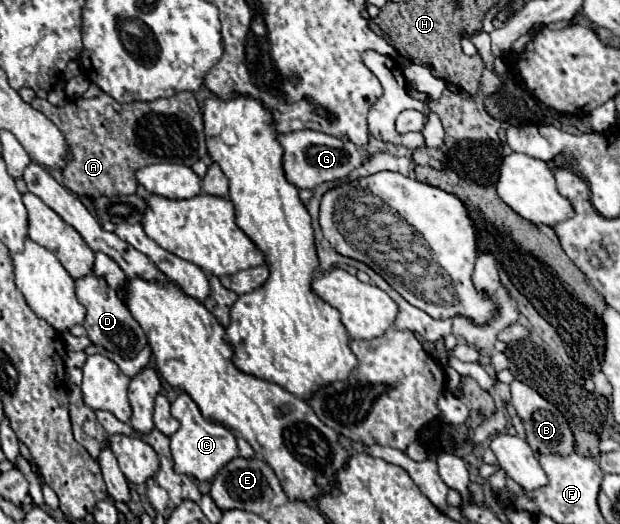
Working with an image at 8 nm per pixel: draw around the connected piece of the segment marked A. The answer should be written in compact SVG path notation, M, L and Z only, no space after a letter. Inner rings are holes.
M100 92L96 98L80 96L76 100L68 100L62 108L52 106L44 98L34 98L30 106L42 112L66 136L68 156L60 176L62 176L62 184L78 196L90 196L90 198L128 196L134 194L134 172L148 164L172 162L172 164L192 166L198 160L208 160L202 114L192 92L178 92L172 98L158 98L152 102L130 102L130 104L116 102L112 96Z

